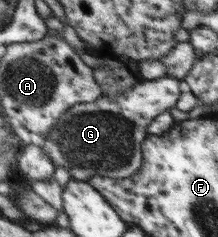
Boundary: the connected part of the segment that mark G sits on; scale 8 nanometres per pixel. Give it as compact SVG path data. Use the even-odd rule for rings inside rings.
M164 76L160 79L145 80L121 96L104 96L97 102L79 104L63 116L55 130L51 131L46 138L43 136L43 147L57 166L63 166L71 173L72 179L90 181L96 176L129 178L136 175L144 166L144 142L151 135L150 126L158 116L171 108L178 107L183 95L179 79Z

